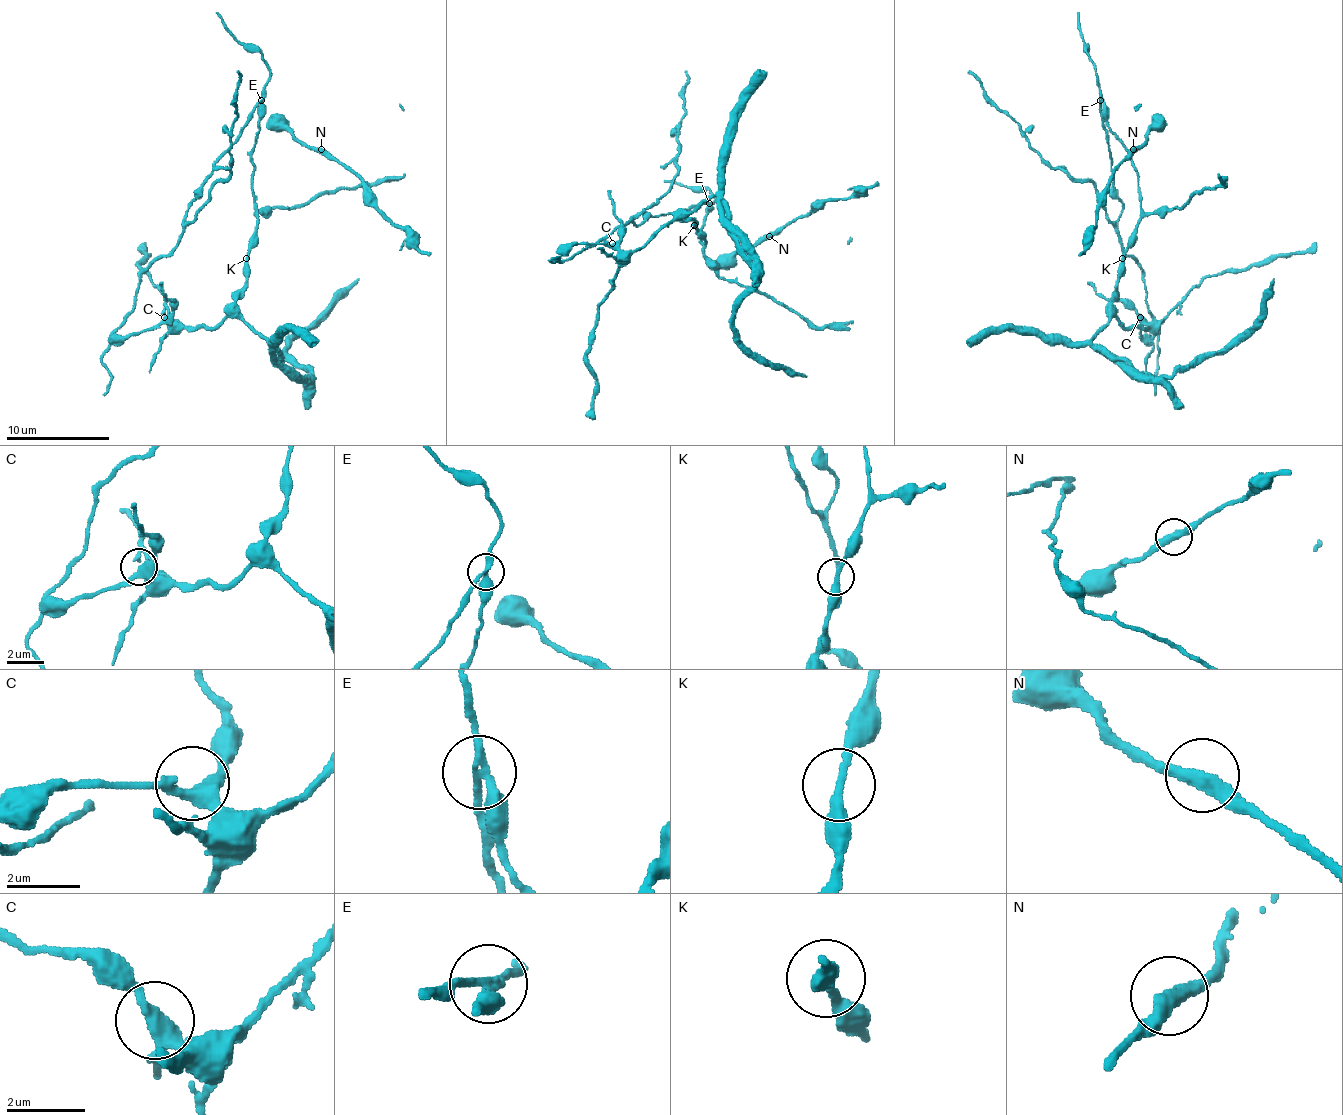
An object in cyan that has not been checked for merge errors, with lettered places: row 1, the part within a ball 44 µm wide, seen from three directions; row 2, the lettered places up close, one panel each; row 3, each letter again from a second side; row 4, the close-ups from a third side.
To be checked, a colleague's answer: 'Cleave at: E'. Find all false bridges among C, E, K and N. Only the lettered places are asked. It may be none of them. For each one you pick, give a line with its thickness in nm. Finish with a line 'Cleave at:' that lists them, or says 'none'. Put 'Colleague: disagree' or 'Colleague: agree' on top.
Colleague: agree
E: 260 nm
Cleave at: E

